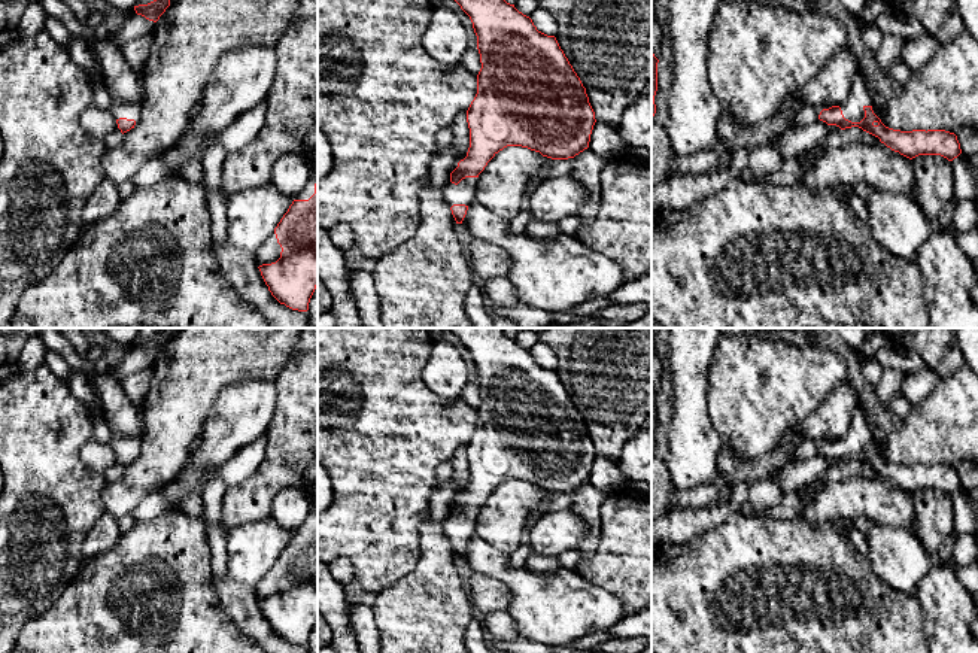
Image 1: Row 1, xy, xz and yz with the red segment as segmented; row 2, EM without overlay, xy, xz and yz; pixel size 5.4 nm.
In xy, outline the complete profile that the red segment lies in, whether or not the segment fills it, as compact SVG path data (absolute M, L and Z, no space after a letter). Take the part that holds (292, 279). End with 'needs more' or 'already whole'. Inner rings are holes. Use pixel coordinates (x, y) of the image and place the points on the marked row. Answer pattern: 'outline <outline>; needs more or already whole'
outline M310 176L292 198L255 259L271 295L292 310L307 312L318 286L318 177Z; needs more

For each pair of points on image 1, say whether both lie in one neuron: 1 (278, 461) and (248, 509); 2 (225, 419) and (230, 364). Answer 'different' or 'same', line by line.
1: same
2: different

